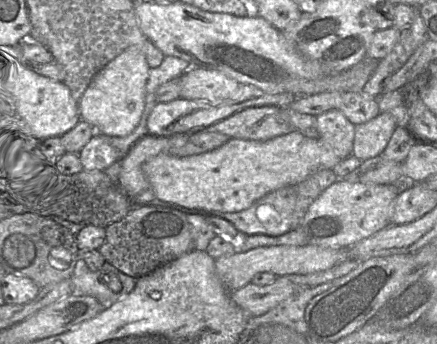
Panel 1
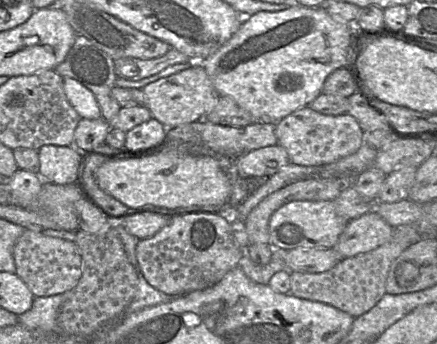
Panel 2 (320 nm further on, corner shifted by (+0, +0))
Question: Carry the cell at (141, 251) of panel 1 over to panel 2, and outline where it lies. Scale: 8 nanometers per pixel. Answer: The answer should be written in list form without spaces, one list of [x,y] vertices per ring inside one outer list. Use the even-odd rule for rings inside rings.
[[[191,212],[171,216],[170,221],[150,238],[139,240],[136,246],[138,271],[157,290],[171,296],[180,296],[202,290],[220,281],[237,267],[245,249],[241,248],[231,230],[231,223],[218,212]]]

